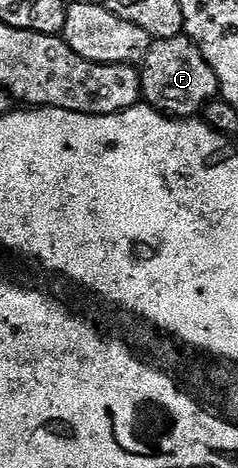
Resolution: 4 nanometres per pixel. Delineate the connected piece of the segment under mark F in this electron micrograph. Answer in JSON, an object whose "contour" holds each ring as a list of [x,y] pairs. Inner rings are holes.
{"contour":[[[186,36],[152,41],[149,52],[143,57],[141,73],[143,76],[143,98],[146,105],[154,106],[160,114],[166,114],[172,118],[194,119],[203,107],[208,106],[219,94],[219,81],[213,68],[209,68],[205,56],[201,56],[199,47]]]}

